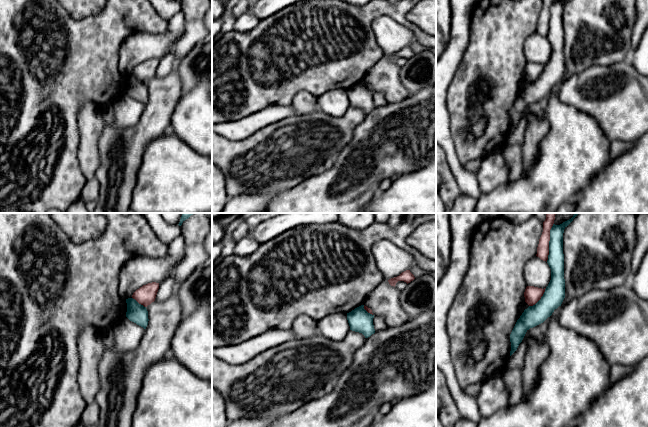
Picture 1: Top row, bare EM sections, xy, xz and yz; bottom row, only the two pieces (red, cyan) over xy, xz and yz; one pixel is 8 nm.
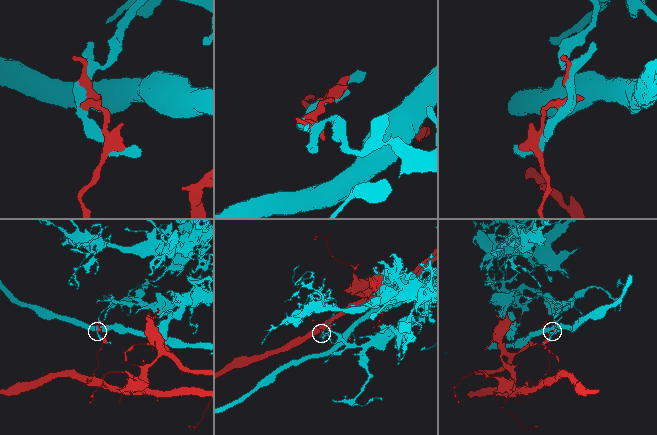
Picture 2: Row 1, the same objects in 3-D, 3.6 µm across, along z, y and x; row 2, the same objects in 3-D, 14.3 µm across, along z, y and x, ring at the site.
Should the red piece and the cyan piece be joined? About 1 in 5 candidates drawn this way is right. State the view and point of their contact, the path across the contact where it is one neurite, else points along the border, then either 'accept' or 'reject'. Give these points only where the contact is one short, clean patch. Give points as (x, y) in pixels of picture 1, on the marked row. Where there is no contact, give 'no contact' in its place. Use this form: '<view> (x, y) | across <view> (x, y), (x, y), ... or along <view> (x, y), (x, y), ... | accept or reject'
yz (548, 242) | reject

